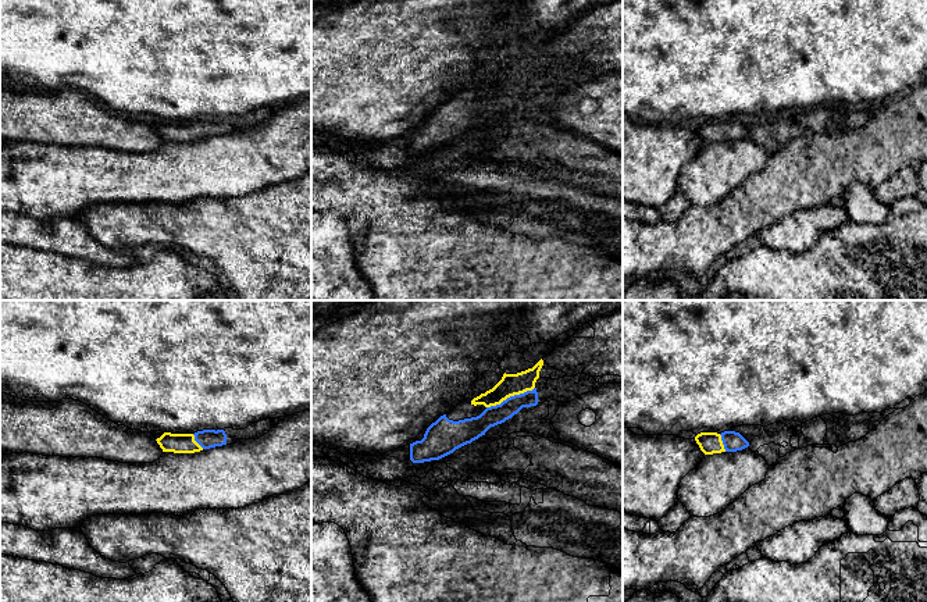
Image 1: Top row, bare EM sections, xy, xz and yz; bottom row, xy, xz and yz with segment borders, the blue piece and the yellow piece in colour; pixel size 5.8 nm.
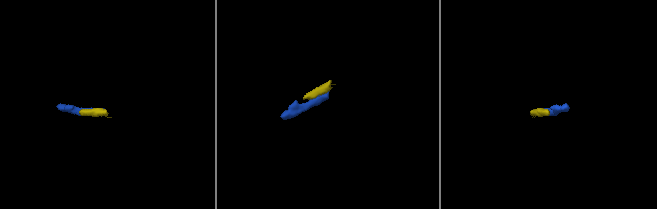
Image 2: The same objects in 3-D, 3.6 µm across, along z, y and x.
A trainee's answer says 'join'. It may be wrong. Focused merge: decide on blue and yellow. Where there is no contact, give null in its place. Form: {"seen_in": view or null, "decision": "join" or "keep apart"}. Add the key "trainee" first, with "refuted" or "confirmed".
{"trainee": "confirmed", "seen_in": "xz", "decision": "join"}

